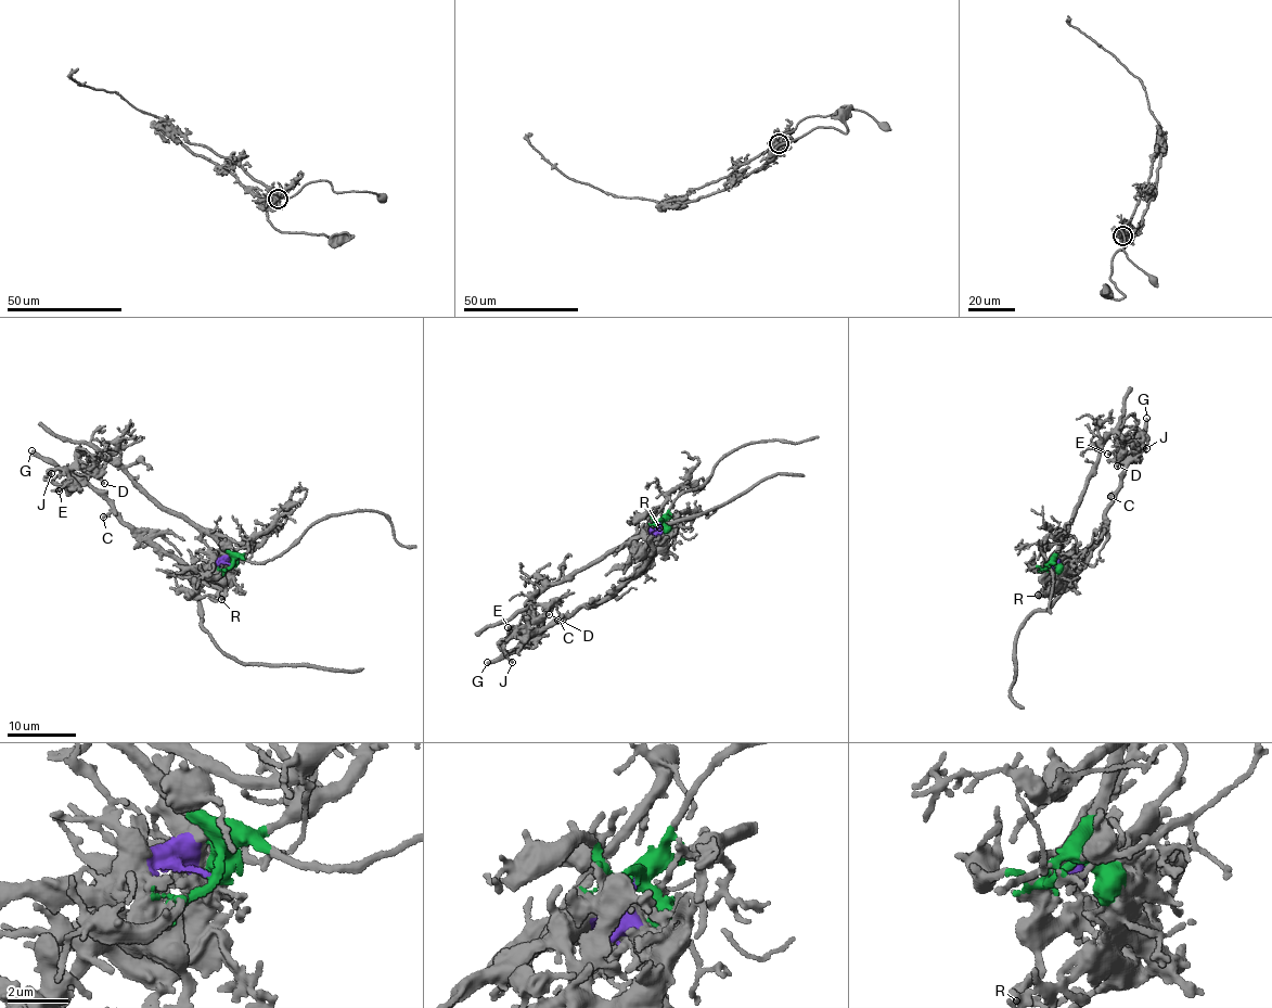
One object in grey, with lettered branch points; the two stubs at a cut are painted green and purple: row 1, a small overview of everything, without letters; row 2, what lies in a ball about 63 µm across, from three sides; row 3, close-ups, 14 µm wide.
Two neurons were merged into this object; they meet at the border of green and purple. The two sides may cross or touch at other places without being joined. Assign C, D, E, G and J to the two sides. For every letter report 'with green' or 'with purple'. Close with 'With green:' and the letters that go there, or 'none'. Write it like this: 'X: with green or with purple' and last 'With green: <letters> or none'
C: with purple
D: with purple
E: with purple
G: with purple
J: with purple
With green: none

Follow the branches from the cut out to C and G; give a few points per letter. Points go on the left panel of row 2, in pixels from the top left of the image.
C: (231, 564), (219, 563), (203, 578), (162, 553), (116, 514), (108, 512), (103, 517)
G: (231, 564), (219, 563), (203, 578), (191, 572), (148, 541), (86, 484), (62, 472), (31, 450)

